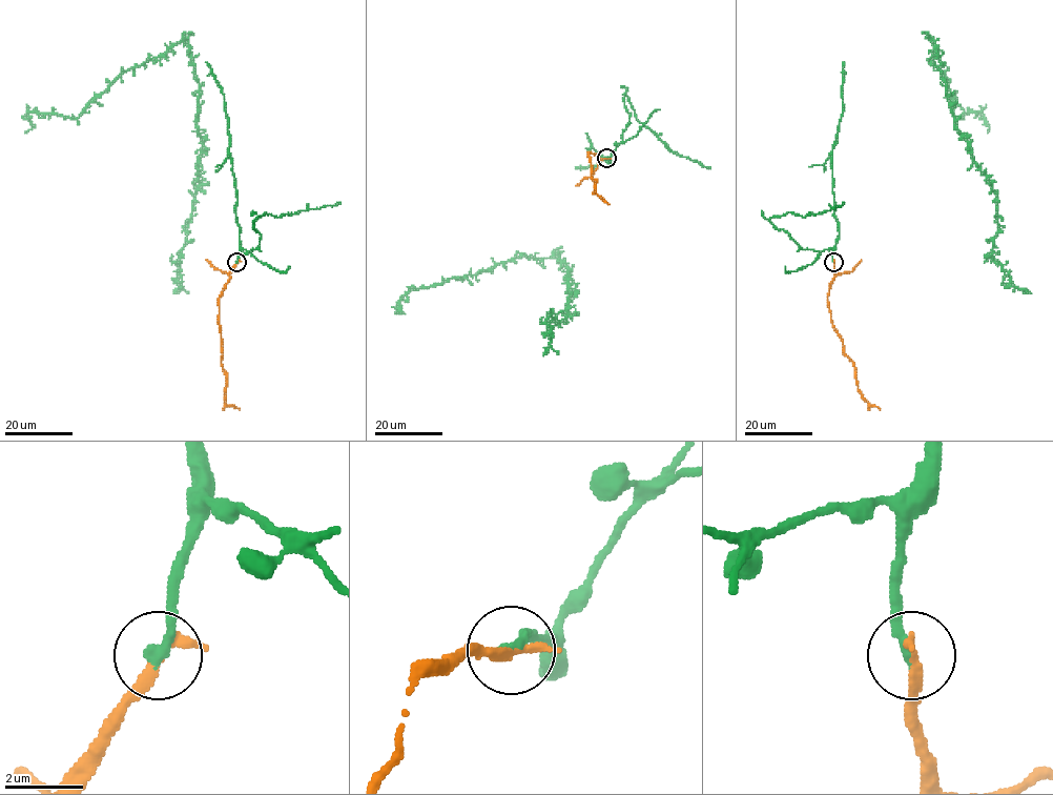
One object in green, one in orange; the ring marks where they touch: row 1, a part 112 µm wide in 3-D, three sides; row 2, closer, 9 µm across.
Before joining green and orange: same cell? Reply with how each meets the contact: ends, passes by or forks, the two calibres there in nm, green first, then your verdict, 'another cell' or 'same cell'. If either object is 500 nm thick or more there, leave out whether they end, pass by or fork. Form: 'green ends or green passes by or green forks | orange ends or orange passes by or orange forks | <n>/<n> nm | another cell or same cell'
green ends | orange passes by | 280/260 nm | same cell

